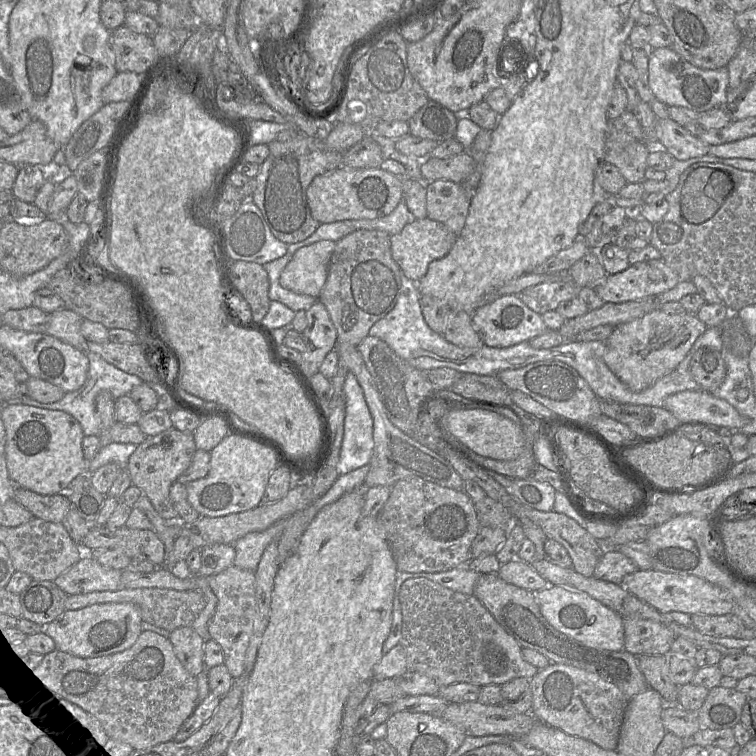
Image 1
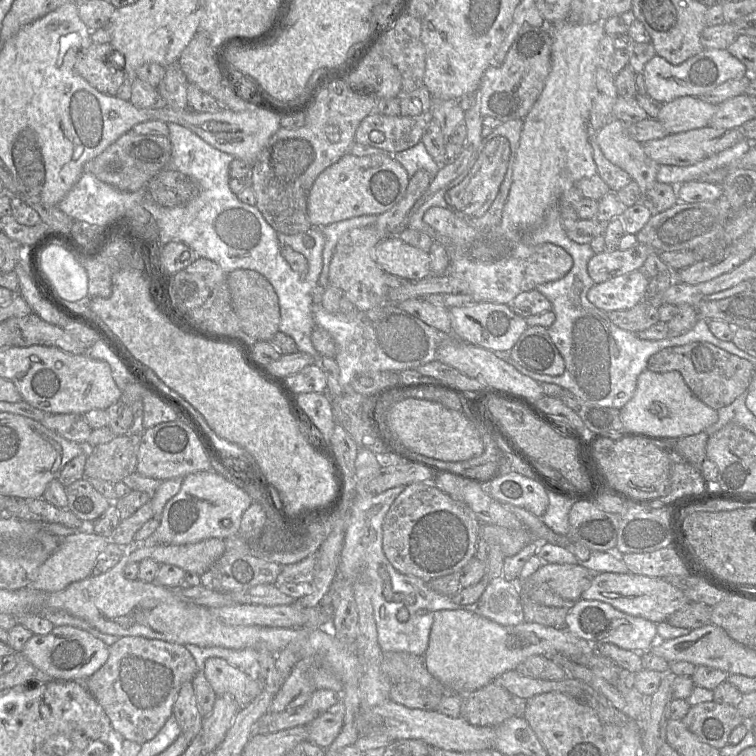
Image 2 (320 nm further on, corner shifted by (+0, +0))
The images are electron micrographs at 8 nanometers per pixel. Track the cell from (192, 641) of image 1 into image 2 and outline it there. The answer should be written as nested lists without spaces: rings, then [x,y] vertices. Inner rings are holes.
[[[187,681],[181,686],[173,706],[173,715],[186,738],[192,741],[200,735],[204,717],[199,711],[192,681]]]

